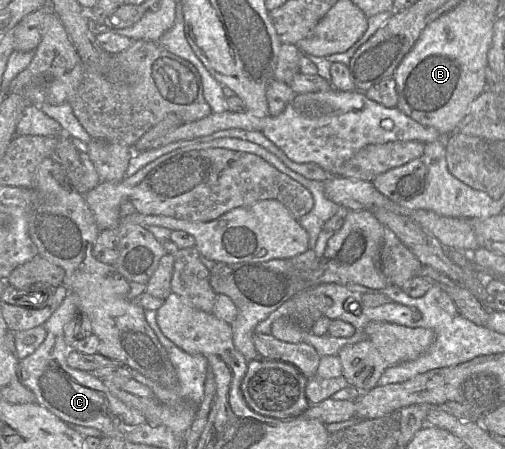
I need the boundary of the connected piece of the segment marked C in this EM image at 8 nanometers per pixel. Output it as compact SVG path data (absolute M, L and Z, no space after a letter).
M69 292L44 324L47 332L45 340L31 355L19 361L20 382L32 391L37 404L68 425L94 428L101 433L107 433L115 430L119 423L129 427L146 423L145 418L138 411L130 408L113 395L101 379L95 377L91 372L68 366L66 359L70 348L65 342L64 329L77 314L77 297Z

